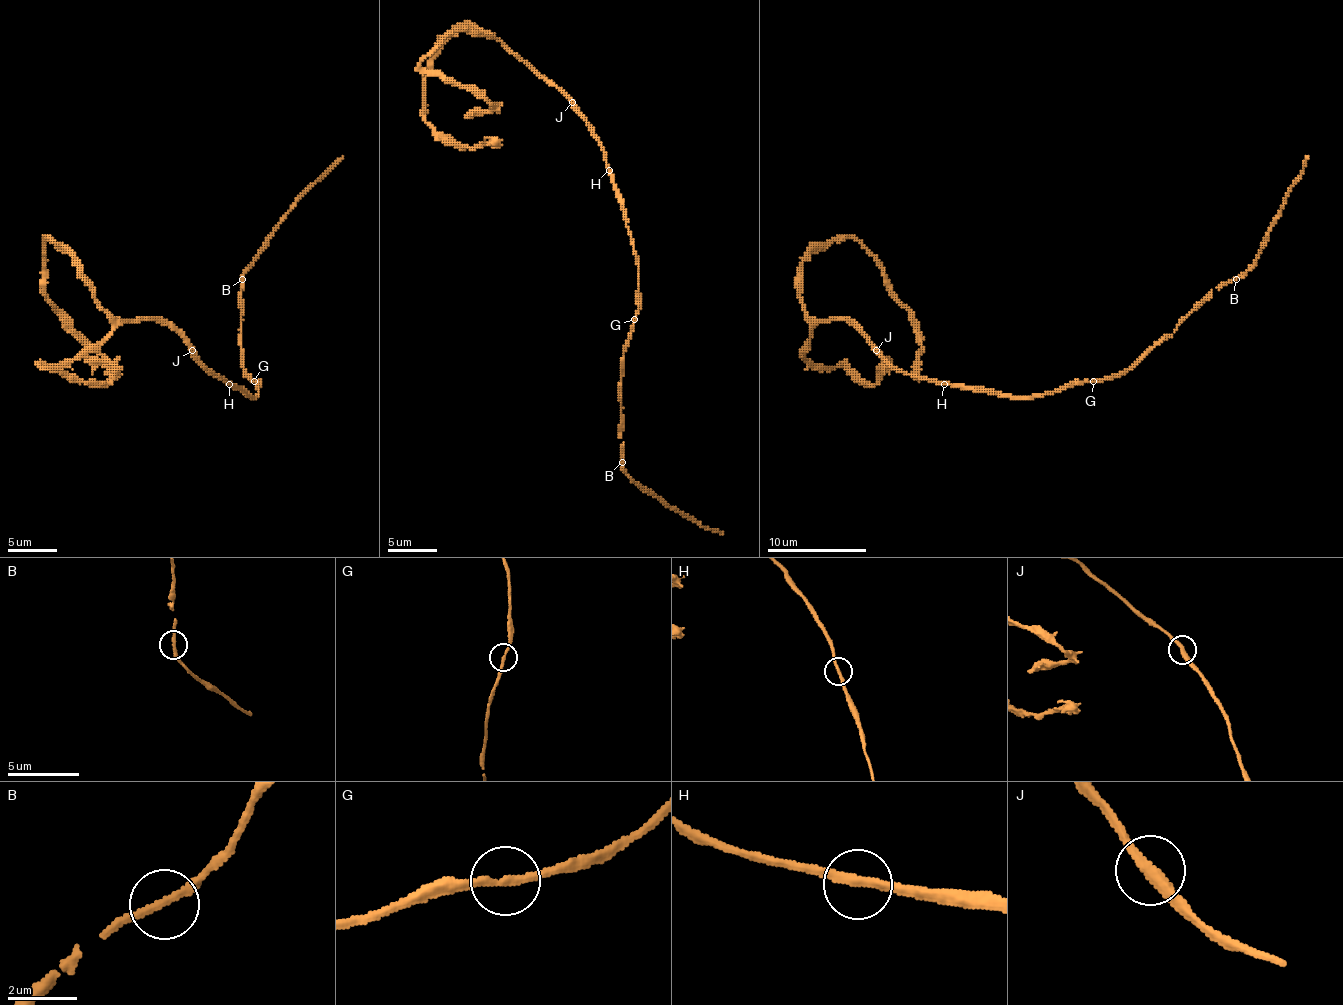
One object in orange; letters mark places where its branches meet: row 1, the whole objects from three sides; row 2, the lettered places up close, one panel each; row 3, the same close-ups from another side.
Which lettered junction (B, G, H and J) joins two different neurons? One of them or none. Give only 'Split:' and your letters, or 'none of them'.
Split: none of them

